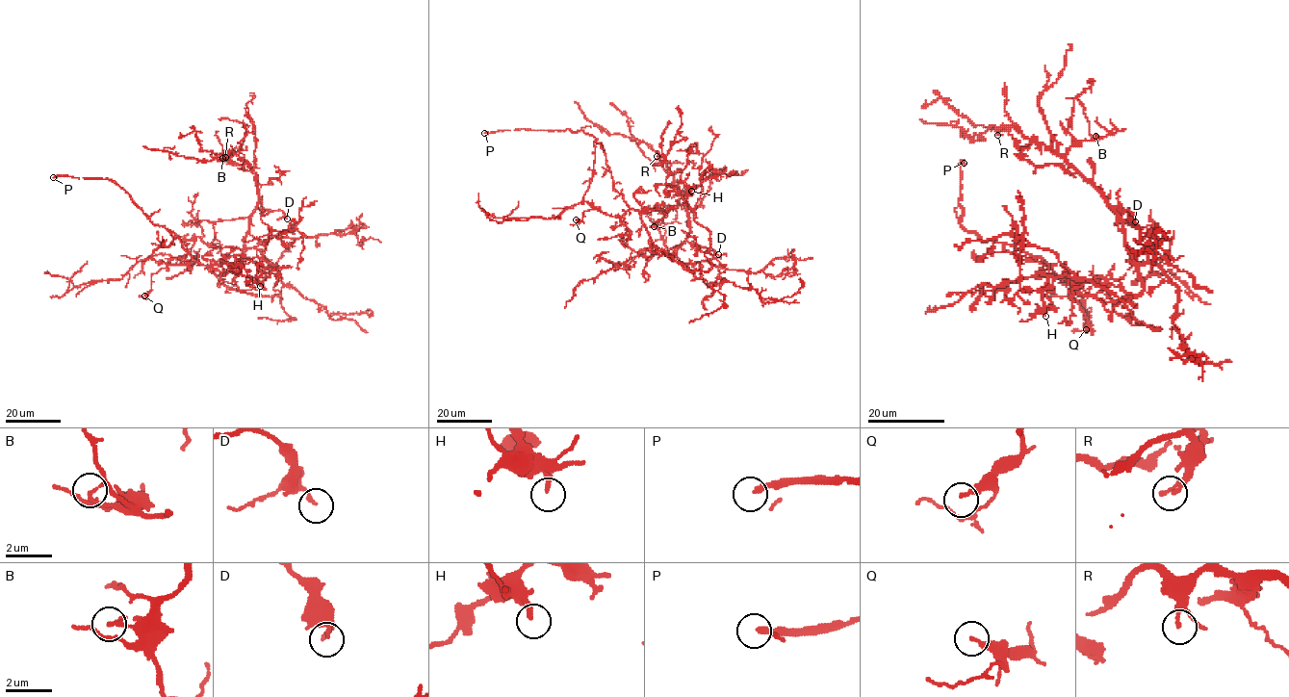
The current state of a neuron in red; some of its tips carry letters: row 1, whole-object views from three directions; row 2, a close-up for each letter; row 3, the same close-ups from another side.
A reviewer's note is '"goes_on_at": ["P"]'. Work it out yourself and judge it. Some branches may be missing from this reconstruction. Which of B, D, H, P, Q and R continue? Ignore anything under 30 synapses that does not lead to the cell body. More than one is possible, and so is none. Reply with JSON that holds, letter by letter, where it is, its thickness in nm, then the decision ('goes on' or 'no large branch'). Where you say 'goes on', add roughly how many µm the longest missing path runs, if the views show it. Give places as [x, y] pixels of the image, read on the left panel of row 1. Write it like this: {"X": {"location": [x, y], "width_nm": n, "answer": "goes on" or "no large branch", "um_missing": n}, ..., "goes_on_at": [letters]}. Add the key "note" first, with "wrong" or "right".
{"note": "right", "B": {"location": [222, 158], "width_nm": 170, "answer": "no large branch"}, "D": {"location": [287, 219], "width_nm": 140, "answer": "no large branch"}, "H": {"location": [260, 286], "width_nm": 200, "answer": "no large branch"}, "P": {"location": [53, 177], "width_nm": 240, "answer": "goes on", "um_missing": 20}, "Q": {"location": [144, 296], "width_nm": 190, "answer": "no large branch"}, "R": {"location": [225, 157], "width_nm": 160, "answer": "no large branch"}, "goes_on_at": ["P"]}

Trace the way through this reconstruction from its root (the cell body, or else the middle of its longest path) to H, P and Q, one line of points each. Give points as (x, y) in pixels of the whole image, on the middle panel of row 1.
H: (656, 246), (650, 240), (652, 251), (690, 271), (711, 268), (710, 232), (683, 197), (691, 191)
P: (656, 246), (641, 215), (613, 190), (604, 149), (592, 135), (568, 129), (484, 133)
Q: (656, 246), (637, 211), (628, 210), (620, 217), (613, 217), (595, 207), (583, 212), (582, 220), (576, 219)

